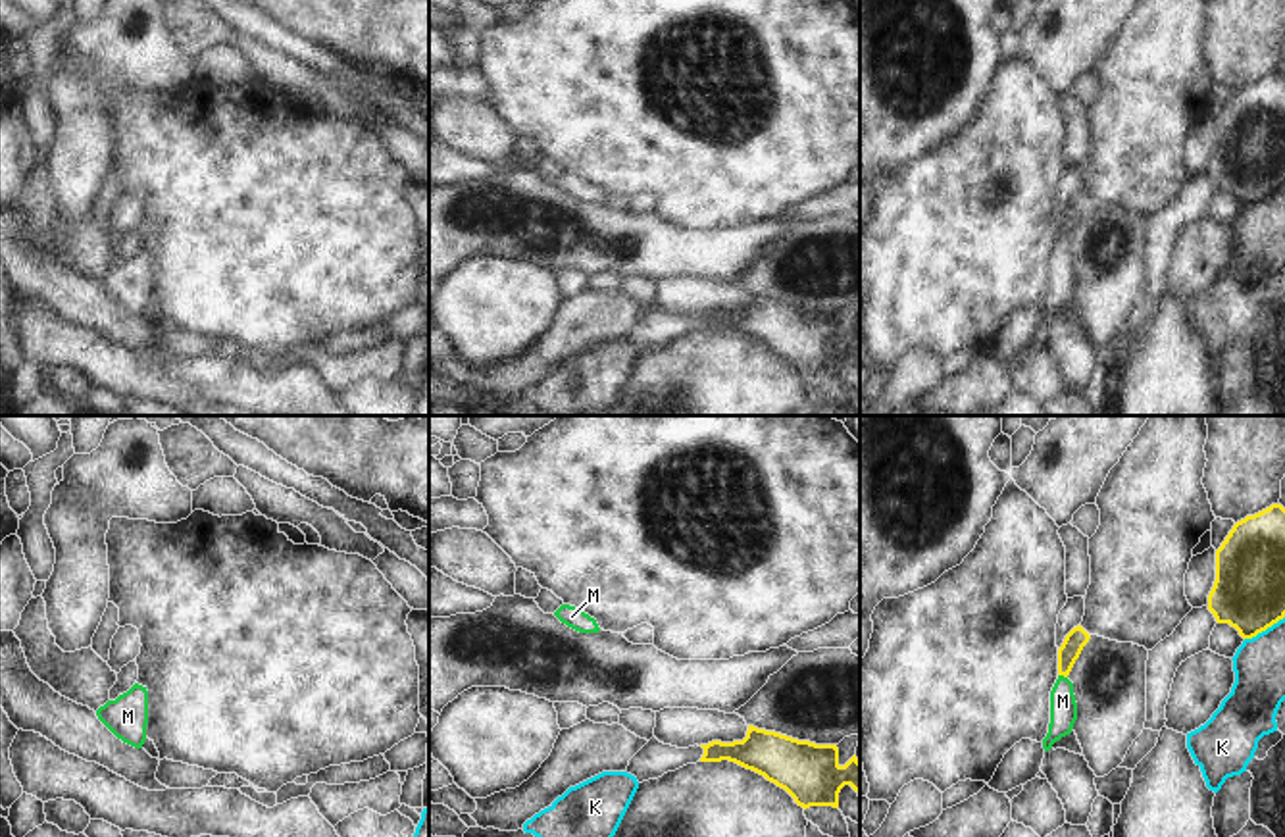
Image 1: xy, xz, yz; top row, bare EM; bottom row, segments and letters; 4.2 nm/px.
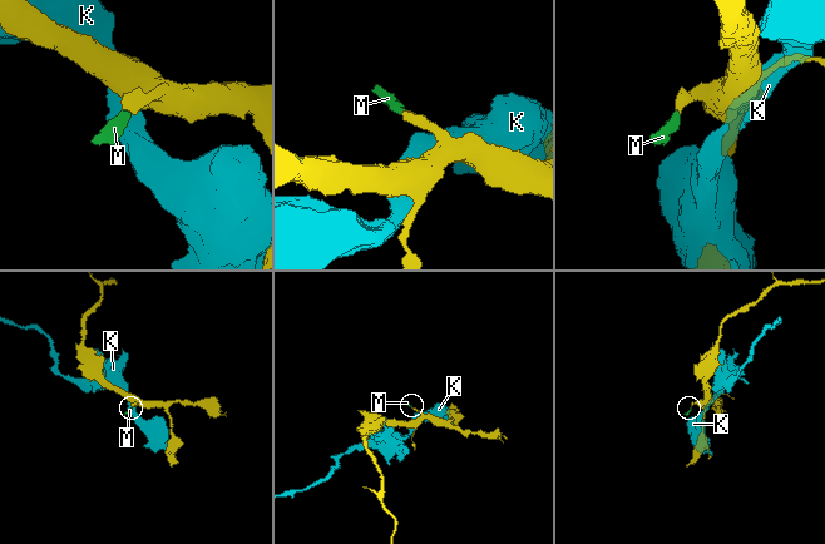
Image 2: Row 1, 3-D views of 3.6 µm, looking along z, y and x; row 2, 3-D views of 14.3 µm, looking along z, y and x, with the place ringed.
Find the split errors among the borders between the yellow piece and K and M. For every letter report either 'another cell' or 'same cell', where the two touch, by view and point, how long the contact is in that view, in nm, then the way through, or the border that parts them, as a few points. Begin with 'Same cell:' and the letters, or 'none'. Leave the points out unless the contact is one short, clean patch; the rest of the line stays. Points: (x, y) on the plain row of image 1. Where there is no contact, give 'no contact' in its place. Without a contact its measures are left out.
Same cell: M
K: another cell; contact yz (1264, 199); length 190 nm
M: same cell; contact yz (1062, 243); length 40 nm; way yz (1078, 206), (1066, 226), (1062, 243), (1062, 270)

